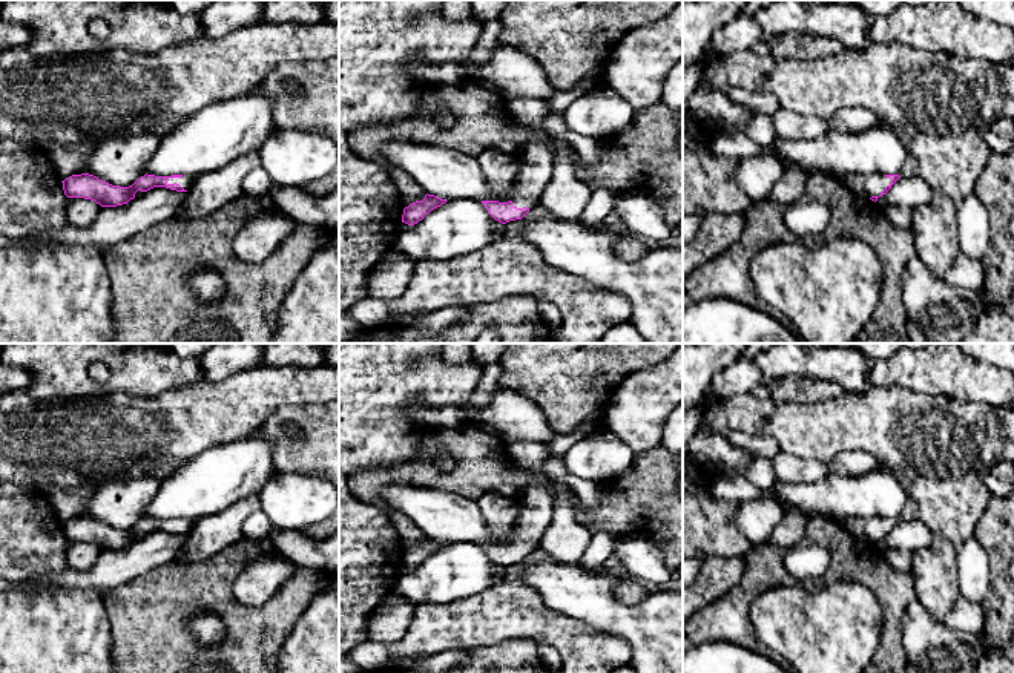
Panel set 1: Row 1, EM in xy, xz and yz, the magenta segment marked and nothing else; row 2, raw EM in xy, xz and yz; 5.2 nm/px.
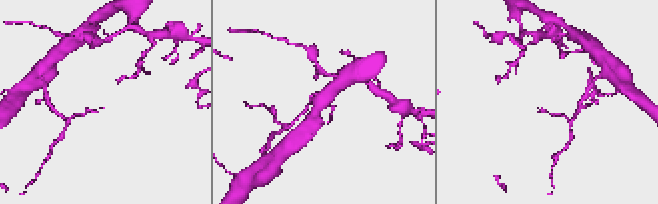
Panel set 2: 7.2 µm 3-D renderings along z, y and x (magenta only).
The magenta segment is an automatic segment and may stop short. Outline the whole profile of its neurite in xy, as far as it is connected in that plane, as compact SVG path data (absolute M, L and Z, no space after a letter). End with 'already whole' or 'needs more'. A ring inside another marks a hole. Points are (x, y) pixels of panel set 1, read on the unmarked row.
M89 517L72 518L61 526L67 541L91 543L101 550L117 550L127 547L135 541L138 533L147 535L153 530L166 530L176 535L187 535L193 527L190 521L183 518L155 520L147 517L129 530L112 529Z | needs more

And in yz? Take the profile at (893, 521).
M825 517L830 521L836 521L844 530L858 538L865 538L871 544L877 544L879 540L885 538L891 529L900 521L899 518L861 518L861 517L845 517L833 518Z | needs more

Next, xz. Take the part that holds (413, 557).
M426 537L422 544L416 544L403 552L402 566L414 569L422 564L425 558L428 558L431 553L440 550L445 546L446 543L440 543L434 538Z | already whole

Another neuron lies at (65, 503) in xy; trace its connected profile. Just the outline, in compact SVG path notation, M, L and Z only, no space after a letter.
M81 486L74 489L49 488L43 492L58 521L64 524L74 518L75 512L86 510L86 498L94 494L94 488Z

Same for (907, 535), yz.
M899 521L891 532L877 541L876 547L881 553L888 550L907 550L914 553L933 543L933 532L920 521Z

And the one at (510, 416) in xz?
M495 388L491 402L468 415L479 429L509 445L512 442L543 442L557 435L542 409L519 392Z

